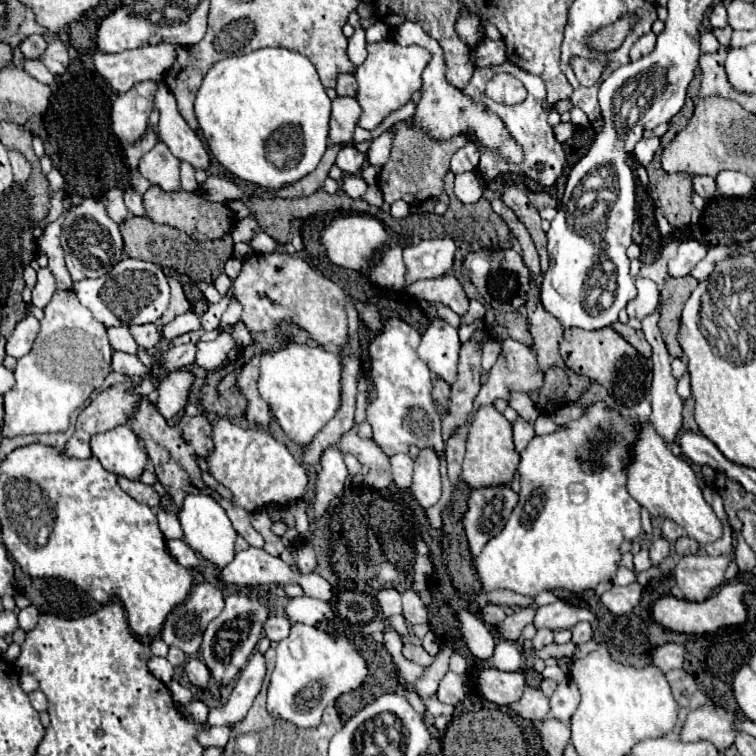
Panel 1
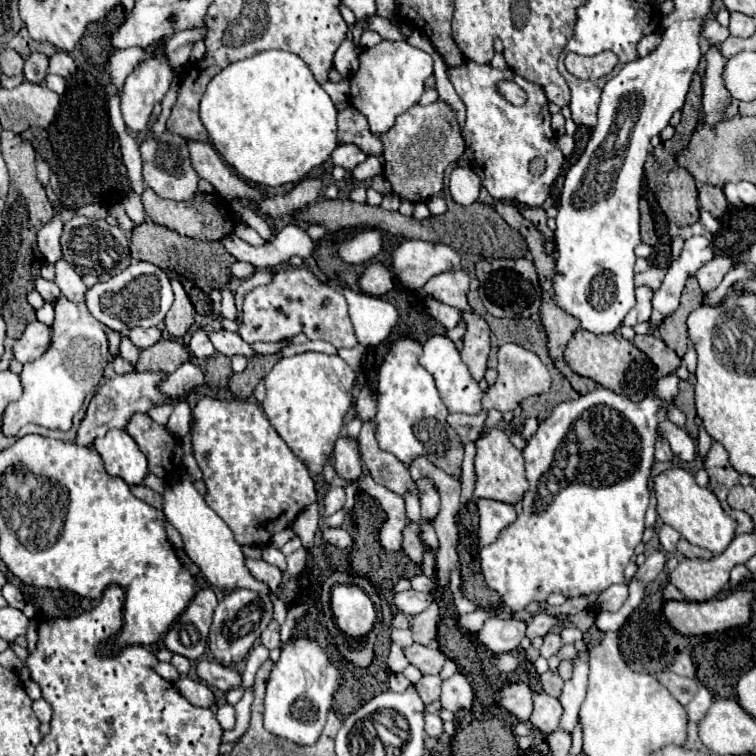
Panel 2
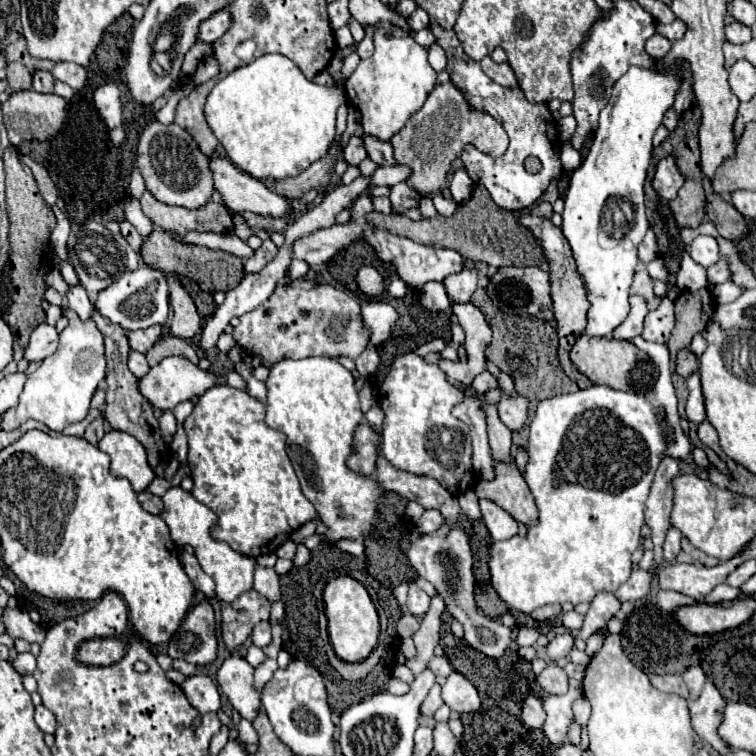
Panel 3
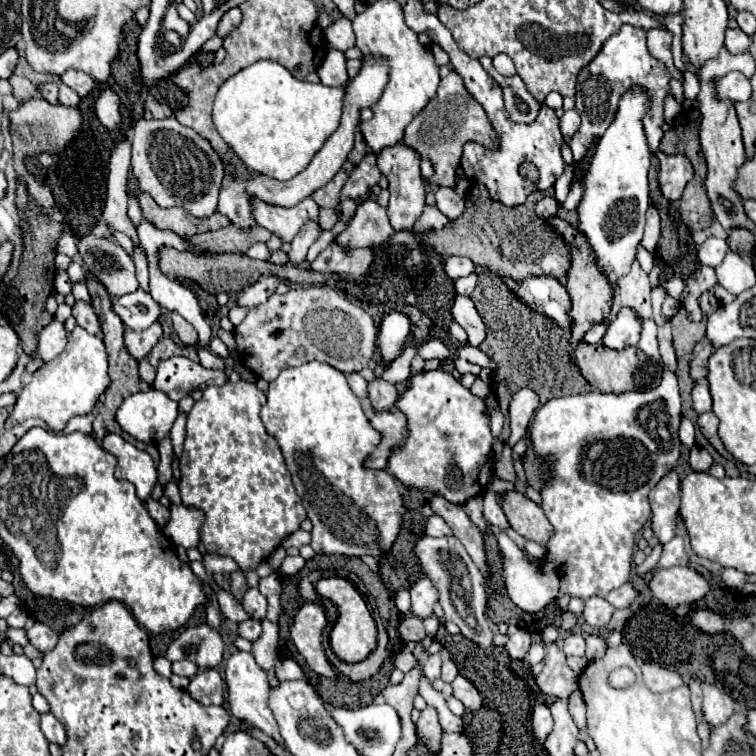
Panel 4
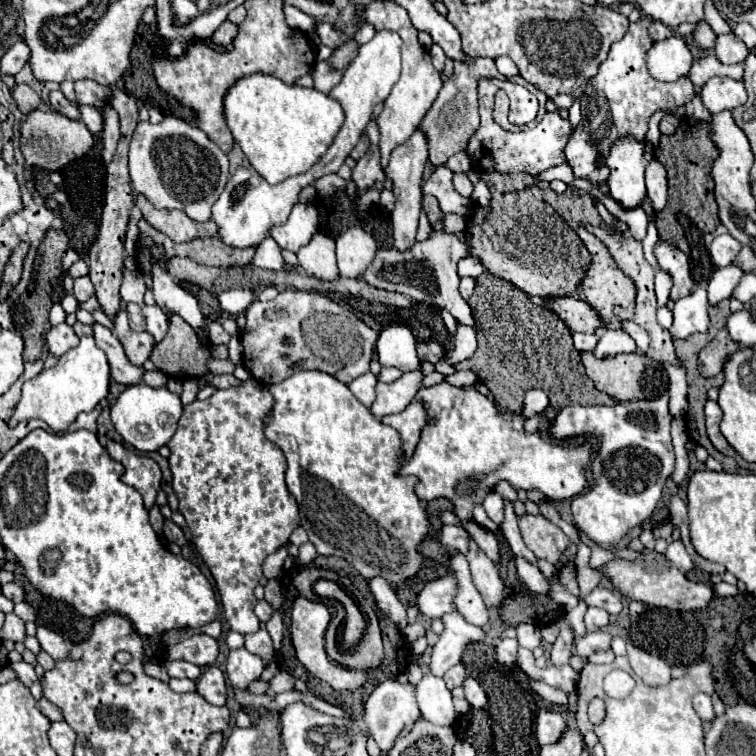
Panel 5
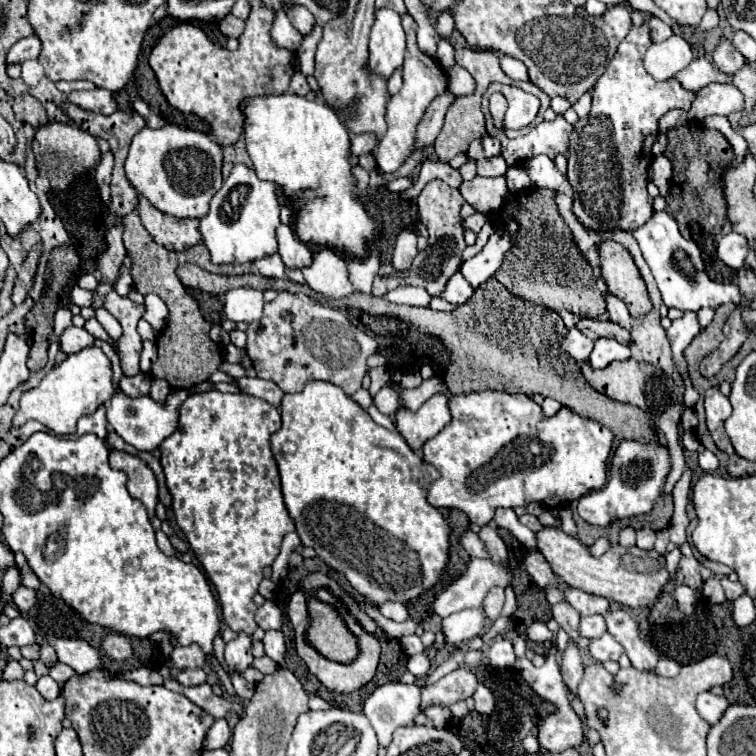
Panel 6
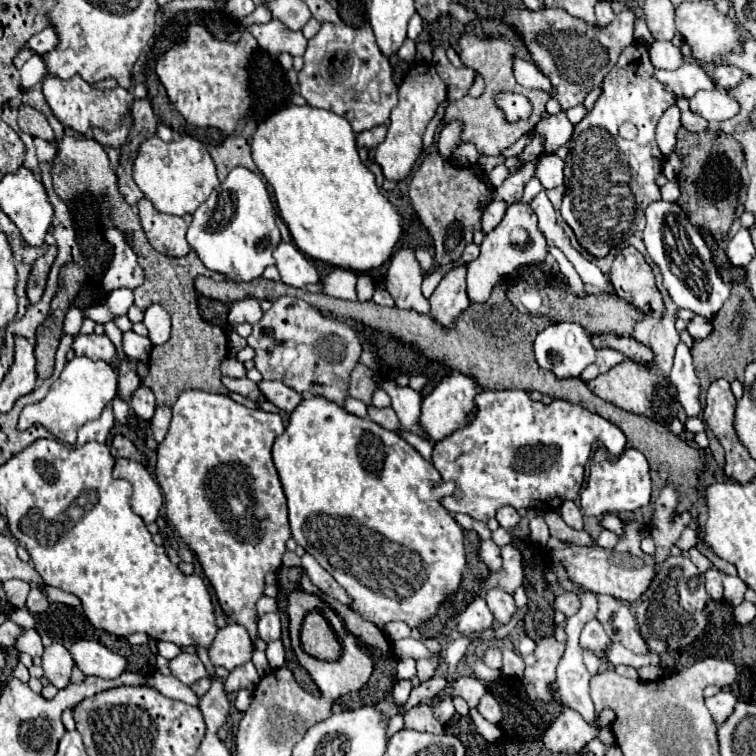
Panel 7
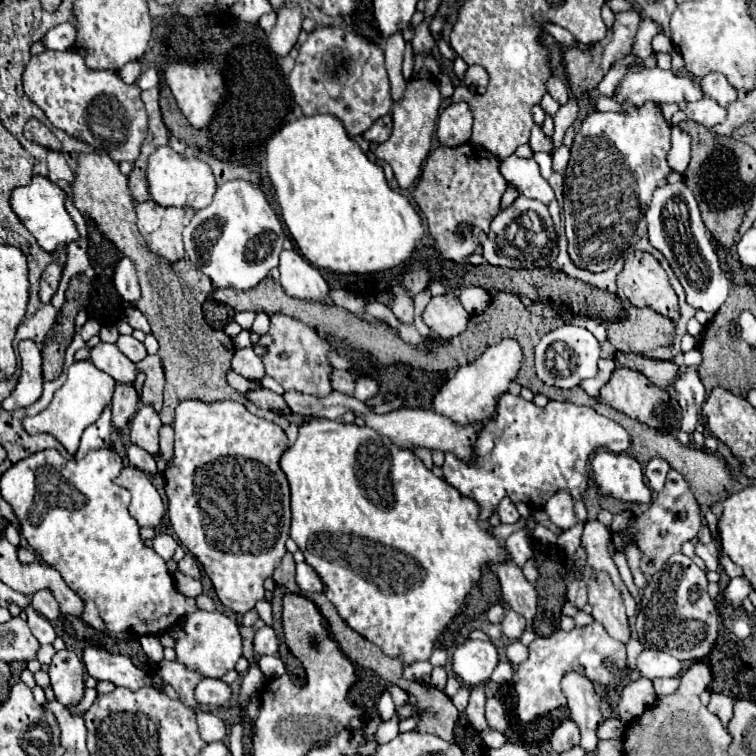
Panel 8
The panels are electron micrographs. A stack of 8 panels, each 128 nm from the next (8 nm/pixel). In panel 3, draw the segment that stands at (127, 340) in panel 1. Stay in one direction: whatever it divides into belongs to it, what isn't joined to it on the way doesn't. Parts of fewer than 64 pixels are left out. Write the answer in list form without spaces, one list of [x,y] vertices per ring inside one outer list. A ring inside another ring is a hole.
[[[130,352],[130,358],[128,358],[128,368],[132,370],[132,374],[136,376],[136,378],[142,378],[148,370],[150,370],[150,366],[148,366],[148,362],[146,362],[146,356],[144,354],[140,354],[140,352]]]

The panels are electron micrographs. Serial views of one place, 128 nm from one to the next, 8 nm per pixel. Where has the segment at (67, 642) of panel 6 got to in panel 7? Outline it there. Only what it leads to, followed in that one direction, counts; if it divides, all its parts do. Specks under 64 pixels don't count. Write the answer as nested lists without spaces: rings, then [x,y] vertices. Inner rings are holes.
[[[94,640],[74,642],[70,648],[70,654],[72,654],[76,666],[86,676],[100,676],[100,678],[108,680],[108,678],[120,676],[128,666],[128,660],[124,656],[108,650],[106,646],[102,646],[100,642],[94,642]]]

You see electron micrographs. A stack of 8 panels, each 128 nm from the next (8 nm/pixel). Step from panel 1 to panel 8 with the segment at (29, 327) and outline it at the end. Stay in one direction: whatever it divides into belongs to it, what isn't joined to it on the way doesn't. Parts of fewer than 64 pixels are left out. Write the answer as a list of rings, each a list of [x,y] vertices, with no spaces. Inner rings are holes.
[[[102,342],[100,346],[92,348],[90,354],[92,354],[92,364],[96,368],[100,368],[102,372],[106,372],[108,376],[112,376],[114,382],[134,386],[134,382],[136,382],[136,366],[134,366],[134,362],[130,362],[116,348],[116,344]]]

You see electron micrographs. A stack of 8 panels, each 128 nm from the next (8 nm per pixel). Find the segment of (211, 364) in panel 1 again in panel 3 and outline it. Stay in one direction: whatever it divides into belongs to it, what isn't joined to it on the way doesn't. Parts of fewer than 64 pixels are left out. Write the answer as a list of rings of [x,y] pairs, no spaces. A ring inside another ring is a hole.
[[[292,260],[288,273],[289,276],[285,275],[284,278],[282,278],[282,282],[280,282],[280,284],[284,284],[284,282],[287,282],[288,278],[299,279],[304,277],[309,271],[309,268],[309,264],[303,260]]]

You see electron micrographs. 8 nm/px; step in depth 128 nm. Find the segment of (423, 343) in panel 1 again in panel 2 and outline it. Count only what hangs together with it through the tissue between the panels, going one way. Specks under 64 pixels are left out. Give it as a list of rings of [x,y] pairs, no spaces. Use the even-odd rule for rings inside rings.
[[[435,335],[428,339],[423,345],[423,354],[419,362],[428,372],[432,372],[438,392],[442,394],[442,400],[450,412],[458,414],[480,414],[482,412],[482,396],[484,392],[480,390],[478,382],[470,376],[466,364],[460,360],[460,354],[452,340],[448,340],[445,335]],[[458,394],[458,396],[452,396]]]

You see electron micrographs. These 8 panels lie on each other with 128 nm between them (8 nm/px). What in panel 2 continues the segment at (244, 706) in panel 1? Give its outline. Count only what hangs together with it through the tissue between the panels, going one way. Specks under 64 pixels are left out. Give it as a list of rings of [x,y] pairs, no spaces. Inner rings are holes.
[[[230,704],[220,706],[220,708],[218,708],[218,712],[216,712],[216,718],[218,718],[218,722],[220,722],[220,726],[222,726],[222,730],[224,730],[224,732],[232,730],[232,728],[234,728],[234,724],[236,724],[234,706],[230,706]]]

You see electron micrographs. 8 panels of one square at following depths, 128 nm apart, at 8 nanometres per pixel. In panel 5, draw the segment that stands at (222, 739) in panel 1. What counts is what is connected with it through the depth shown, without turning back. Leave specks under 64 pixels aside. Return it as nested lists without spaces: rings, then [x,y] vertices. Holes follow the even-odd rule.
[[[258,630],[254,634],[246,636],[246,650],[260,656],[262,660],[272,660],[274,658],[274,648],[270,634],[266,630]]]

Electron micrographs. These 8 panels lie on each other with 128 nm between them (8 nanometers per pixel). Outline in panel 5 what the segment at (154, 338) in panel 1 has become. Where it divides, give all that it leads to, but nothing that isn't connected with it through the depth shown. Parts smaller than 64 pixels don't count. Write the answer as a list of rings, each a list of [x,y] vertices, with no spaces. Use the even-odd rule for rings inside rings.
[[[120,310],[114,320],[114,334],[118,336],[120,344],[124,346],[124,352],[128,356],[128,360],[134,366],[142,366],[152,352],[154,346],[154,338],[147,332],[135,332],[128,326],[127,313]]]

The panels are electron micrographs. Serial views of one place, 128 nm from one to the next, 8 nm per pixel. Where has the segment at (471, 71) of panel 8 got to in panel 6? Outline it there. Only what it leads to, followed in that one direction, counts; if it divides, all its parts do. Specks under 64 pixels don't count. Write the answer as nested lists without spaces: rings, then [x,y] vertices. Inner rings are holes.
[[[442,12],[436,18],[436,32],[440,38],[448,38],[454,30],[454,18],[450,16],[450,12]],[[444,92],[440,96],[436,96],[436,100],[430,102],[430,106],[426,108],[420,124],[418,124],[418,134],[416,134],[416,148],[426,148],[432,146],[436,136],[440,134],[444,116],[448,112],[448,108],[452,106],[452,102],[456,100],[454,94]]]

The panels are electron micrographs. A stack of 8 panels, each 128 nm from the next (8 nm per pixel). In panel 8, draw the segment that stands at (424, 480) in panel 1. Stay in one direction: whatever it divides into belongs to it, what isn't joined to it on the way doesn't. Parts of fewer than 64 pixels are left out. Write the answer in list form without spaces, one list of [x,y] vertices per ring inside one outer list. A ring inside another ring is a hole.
[[[502,562],[494,566],[494,572],[500,578],[502,596],[510,604],[510,608],[524,616],[528,622],[532,622],[538,608],[536,586],[524,578],[522,570],[514,562]]]

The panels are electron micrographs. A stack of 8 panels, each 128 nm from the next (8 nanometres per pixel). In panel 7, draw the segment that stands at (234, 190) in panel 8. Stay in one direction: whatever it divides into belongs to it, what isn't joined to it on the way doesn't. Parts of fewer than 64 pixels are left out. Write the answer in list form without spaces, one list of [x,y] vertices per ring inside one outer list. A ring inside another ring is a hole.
[[[240,166],[234,168],[228,174],[228,178],[224,180],[224,184],[214,188],[212,194],[208,196],[208,200],[192,216],[194,216],[194,220],[186,232],[186,240],[208,270],[220,272],[234,282],[250,282],[250,280],[262,276],[266,266],[274,264],[272,252],[274,252],[276,244],[280,244],[282,238],[280,238],[280,230],[276,226],[276,210],[272,206],[270,194],[268,194],[266,184],[260,174],[254,174]]]

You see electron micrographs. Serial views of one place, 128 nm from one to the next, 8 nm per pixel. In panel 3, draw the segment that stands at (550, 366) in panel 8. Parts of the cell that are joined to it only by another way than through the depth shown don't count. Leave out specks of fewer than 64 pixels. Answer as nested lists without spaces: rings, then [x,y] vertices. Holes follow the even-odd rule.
[[[678,62],[672,64],[672,70],[660,66],[658,72],[632,66],[614,84],[612,98],[600,112],[600,126],[588,156],[570,174],[562,232],[574,252],[578,272],[586,280],[592,304],[586,326],[588,336],[610,338],[614,328],[628,316],[628,290],[638,262],[636,248],[650,226],[644,206],[644,180],[652,158],[652,136],[680,88],[676,70],[680,70]]]

